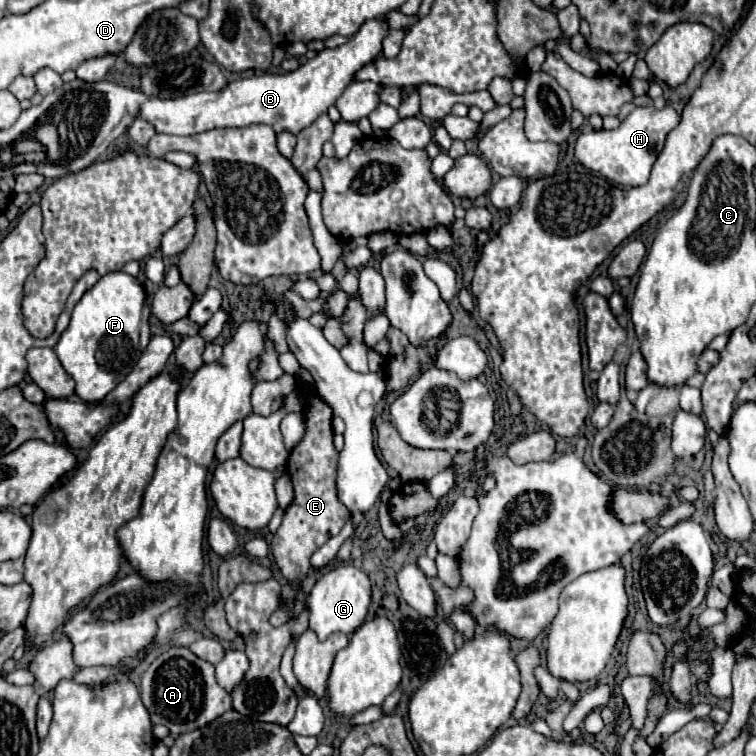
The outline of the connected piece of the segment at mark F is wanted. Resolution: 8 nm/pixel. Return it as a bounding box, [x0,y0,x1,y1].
[54,272,146,402]

